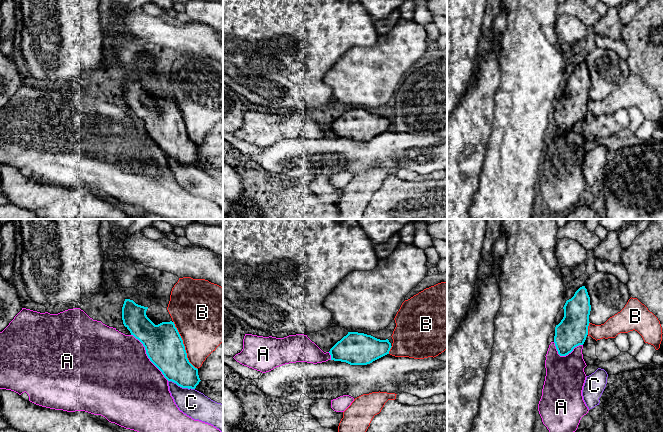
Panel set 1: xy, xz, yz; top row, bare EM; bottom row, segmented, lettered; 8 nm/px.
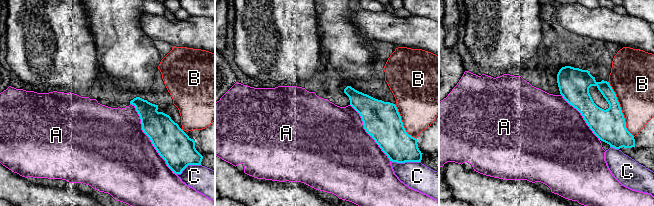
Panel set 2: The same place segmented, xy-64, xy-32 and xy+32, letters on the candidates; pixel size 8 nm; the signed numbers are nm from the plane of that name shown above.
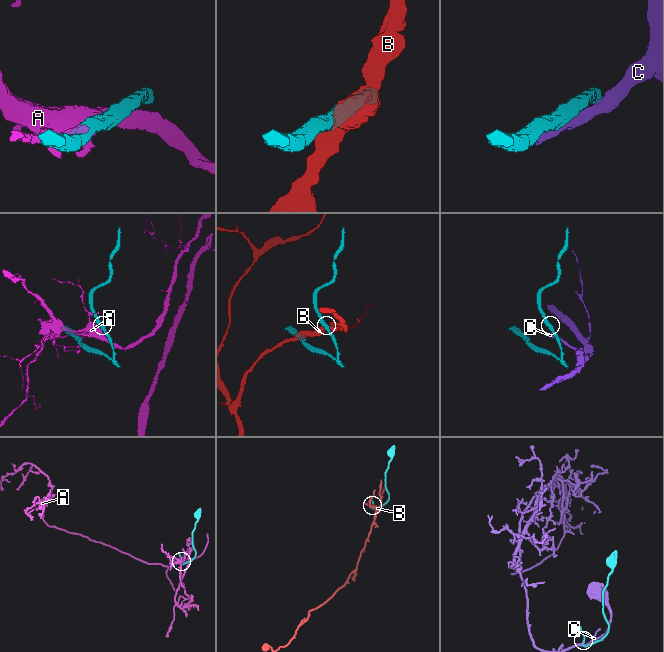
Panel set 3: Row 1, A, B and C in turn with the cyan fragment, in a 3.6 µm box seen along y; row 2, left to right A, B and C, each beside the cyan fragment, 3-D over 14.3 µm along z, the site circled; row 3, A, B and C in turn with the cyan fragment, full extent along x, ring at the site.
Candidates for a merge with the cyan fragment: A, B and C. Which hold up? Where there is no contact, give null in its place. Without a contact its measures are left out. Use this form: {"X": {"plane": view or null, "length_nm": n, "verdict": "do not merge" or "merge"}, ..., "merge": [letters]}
{"A": {"plane": "xy", "length_nm": 480, "verdict": "do not merge"}, "B": {"plane": "xy", "length_nm": 440, "verdict": "do not merge"}, "C": {"plane": "xy", "length_nm": 220, "verdict": "do not merge"}, "merge": []}

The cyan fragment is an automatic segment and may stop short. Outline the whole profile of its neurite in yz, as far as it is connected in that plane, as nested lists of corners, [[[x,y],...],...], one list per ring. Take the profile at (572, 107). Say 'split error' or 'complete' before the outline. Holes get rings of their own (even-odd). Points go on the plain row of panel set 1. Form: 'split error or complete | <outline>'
complete | [[[585,62],[580,63],[574,72],[567,76],[564,93],[555,103],[554,119],[558,130],[566,132],[579,121],[583,121],[588,111],[590,73]]]

